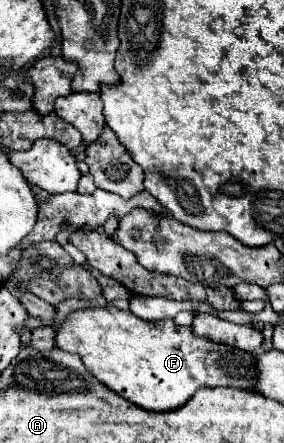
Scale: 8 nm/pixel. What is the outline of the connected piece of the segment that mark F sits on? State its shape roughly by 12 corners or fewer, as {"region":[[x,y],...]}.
{"region":[[114,305],[72,311],[56,349],[120,397],[170,411],[254,391],[254,355]]}

